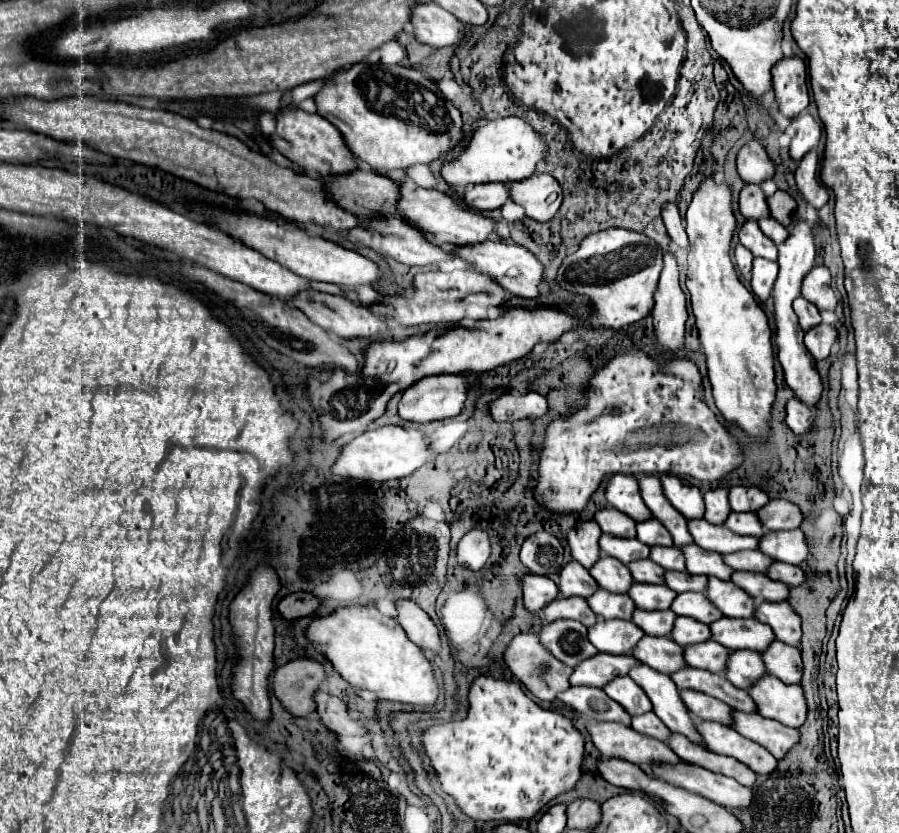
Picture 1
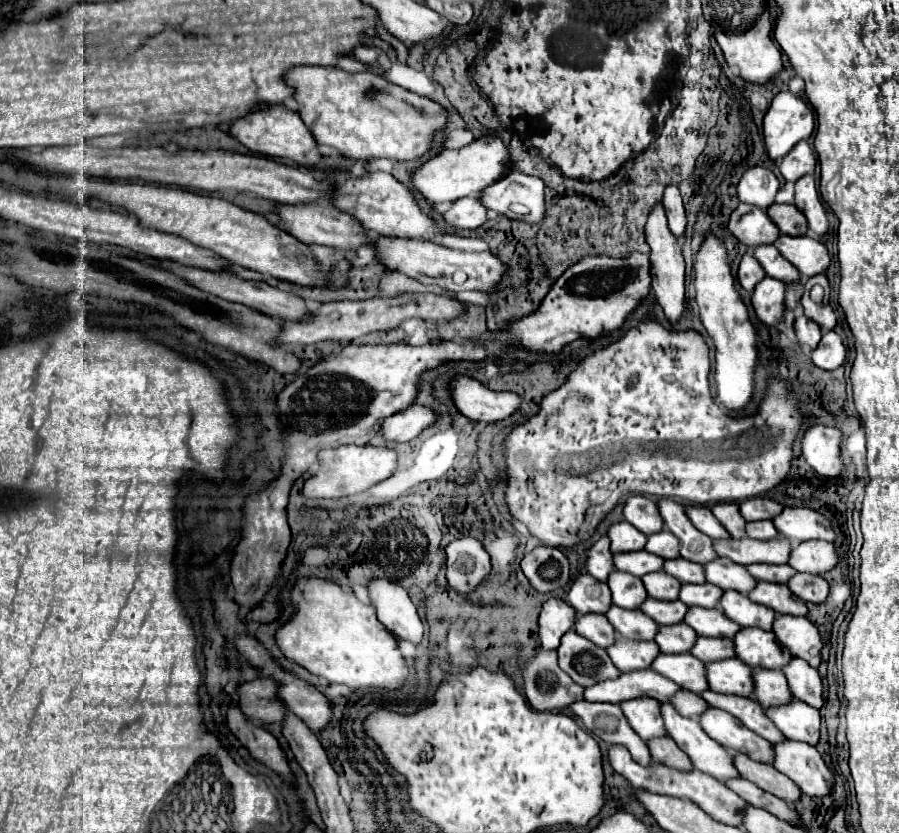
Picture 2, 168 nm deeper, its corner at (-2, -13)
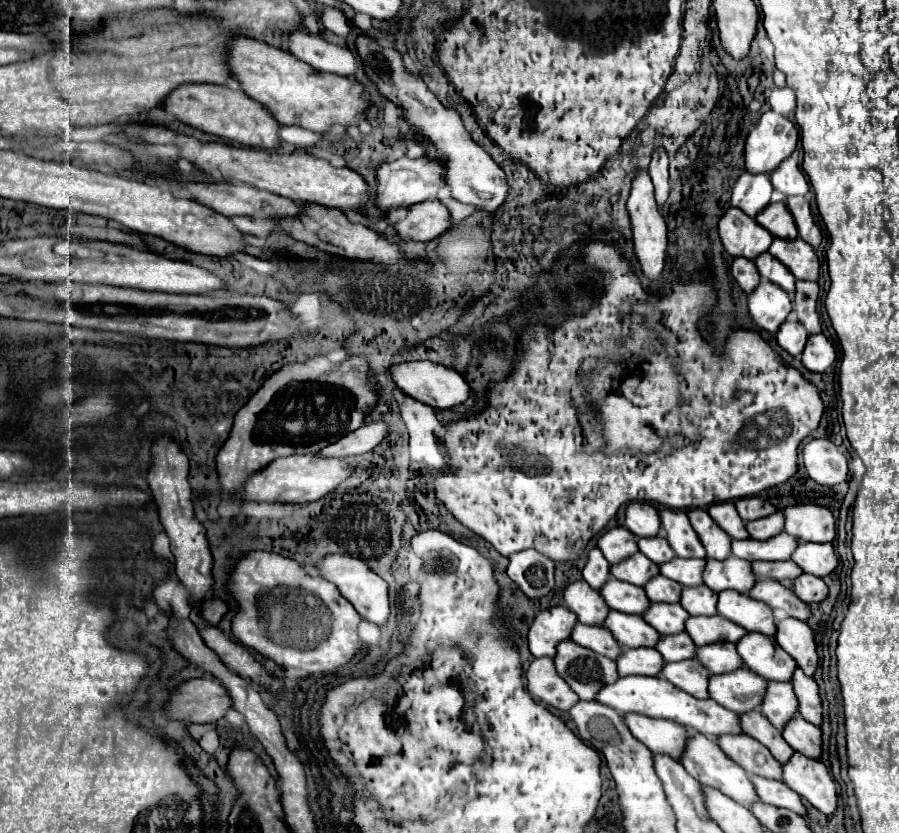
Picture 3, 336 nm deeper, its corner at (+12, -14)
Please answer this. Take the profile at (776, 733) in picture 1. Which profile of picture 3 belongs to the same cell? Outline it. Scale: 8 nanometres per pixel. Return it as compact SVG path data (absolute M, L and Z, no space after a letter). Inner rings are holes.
M796 752L788 764L784 764L784 784L788 784L822 814L830 816L836 812L836 784L820 760L812 760Z

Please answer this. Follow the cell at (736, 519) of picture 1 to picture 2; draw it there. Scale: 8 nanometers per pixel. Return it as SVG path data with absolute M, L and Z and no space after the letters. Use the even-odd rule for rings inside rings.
M752 521L752 523L746 523L746 535L752 539L768 541L768 539L774 539L778 531L774 531L772 521Z

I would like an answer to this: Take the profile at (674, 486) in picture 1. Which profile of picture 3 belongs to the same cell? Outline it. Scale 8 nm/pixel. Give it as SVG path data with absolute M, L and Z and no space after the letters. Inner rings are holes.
M702 508L690 510L688 512L688 518L690 518L692 528L696 530L700 542L706 548L706 558L708 560L726 560L730 556L732 538Z

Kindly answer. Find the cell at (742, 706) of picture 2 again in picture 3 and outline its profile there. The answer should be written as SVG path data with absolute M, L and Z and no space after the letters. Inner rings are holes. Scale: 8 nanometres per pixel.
M752 710L748 714L742 714L742 728L748 736L756 738L758 742L766 744L772 752L772 756L780 762L786 764L790 760L790 756L794 754L794 750L788 746L788 742L784 742L780 730L776 730L770 720L760 712L760 710Z

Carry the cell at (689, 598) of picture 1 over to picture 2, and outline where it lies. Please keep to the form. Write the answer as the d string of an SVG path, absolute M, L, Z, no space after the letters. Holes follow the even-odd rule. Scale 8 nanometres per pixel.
M690 607L684 621L704 637L728 637L732 639L738 631L738 623L730 623L722 615L720 609L704 609L704 607Z

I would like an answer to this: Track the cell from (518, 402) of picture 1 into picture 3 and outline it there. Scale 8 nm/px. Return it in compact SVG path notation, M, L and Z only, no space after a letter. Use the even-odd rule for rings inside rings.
M402 362L402 364L394 364L388 368L392 380L396 382L396 386L412 396L414 400L420 400L432 408L452 408L456 404L462 404L470 398L470 388L464 382L464 378L452 370L446 368L442 364L434 364L434 362Z

